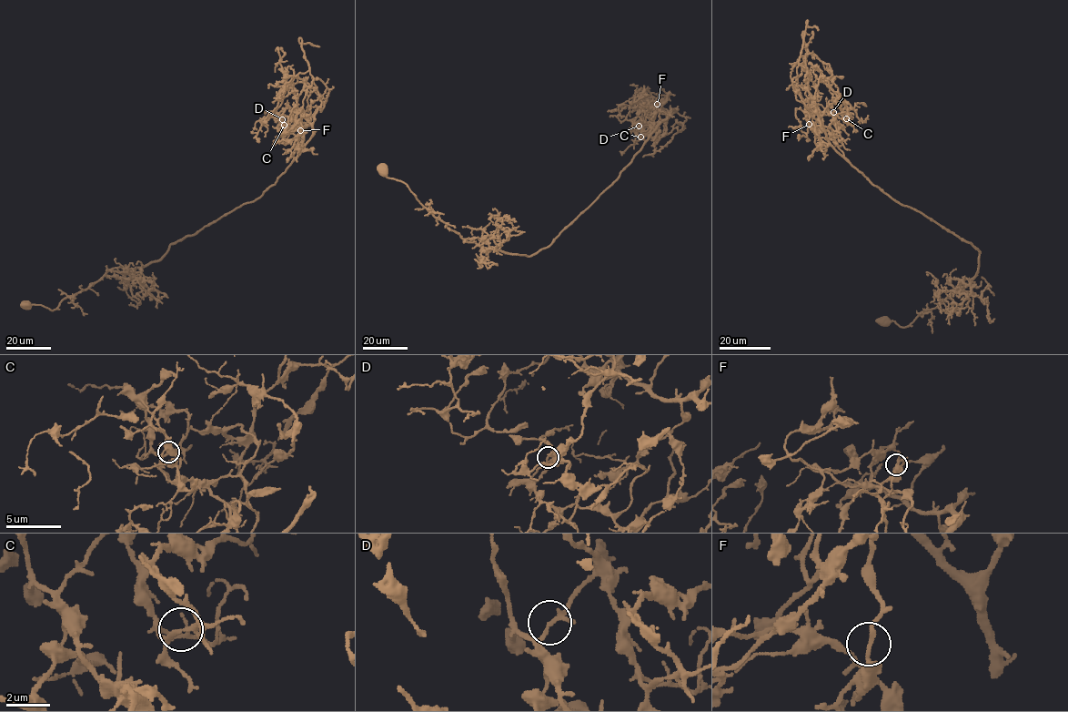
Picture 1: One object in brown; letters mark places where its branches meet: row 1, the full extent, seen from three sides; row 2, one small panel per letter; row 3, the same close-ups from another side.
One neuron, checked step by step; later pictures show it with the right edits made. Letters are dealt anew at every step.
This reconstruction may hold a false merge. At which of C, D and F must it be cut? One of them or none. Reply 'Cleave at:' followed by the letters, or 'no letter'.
Cleave at: D

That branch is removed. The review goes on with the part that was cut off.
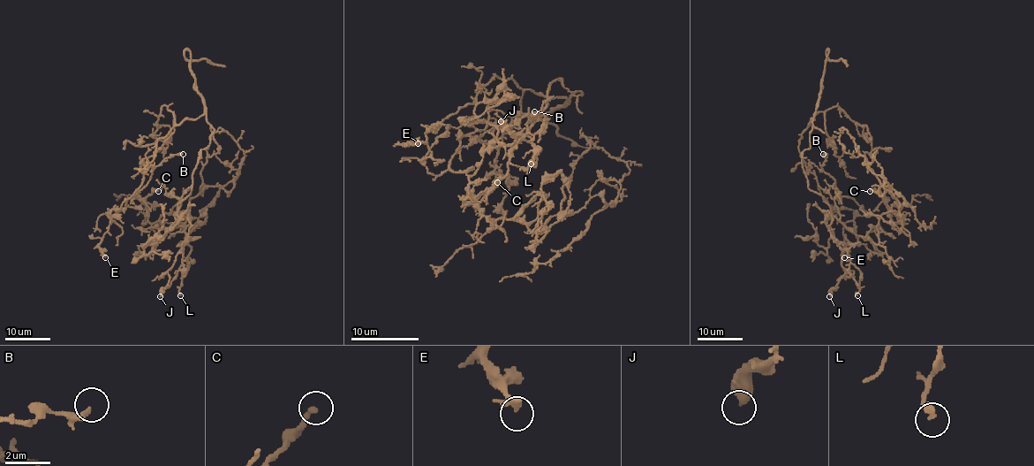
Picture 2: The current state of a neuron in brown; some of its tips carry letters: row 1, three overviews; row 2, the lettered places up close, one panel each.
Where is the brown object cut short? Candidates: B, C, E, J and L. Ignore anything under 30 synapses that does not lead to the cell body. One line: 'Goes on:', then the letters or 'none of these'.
Goes on: none of these

